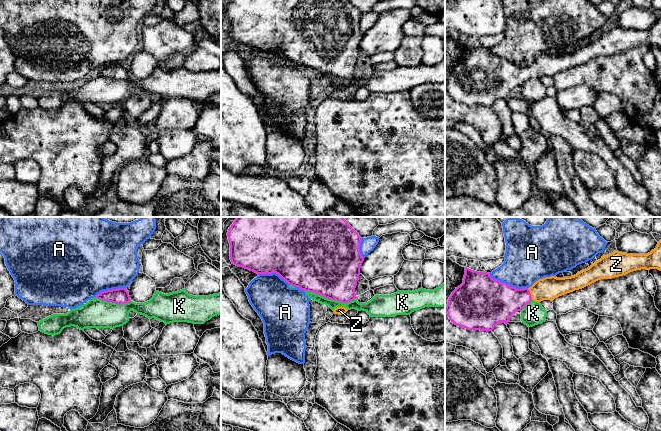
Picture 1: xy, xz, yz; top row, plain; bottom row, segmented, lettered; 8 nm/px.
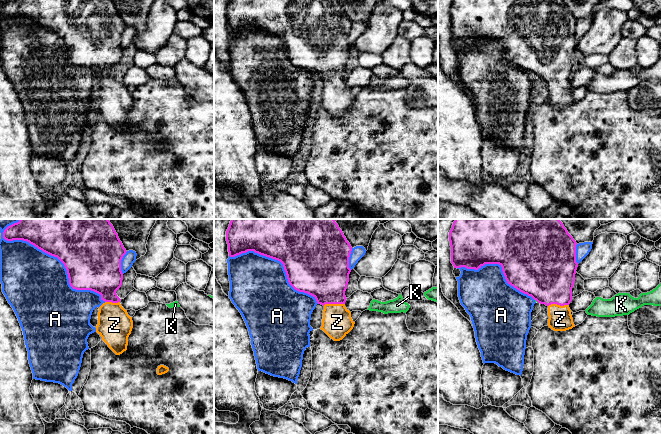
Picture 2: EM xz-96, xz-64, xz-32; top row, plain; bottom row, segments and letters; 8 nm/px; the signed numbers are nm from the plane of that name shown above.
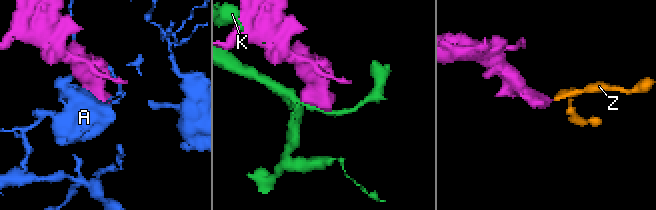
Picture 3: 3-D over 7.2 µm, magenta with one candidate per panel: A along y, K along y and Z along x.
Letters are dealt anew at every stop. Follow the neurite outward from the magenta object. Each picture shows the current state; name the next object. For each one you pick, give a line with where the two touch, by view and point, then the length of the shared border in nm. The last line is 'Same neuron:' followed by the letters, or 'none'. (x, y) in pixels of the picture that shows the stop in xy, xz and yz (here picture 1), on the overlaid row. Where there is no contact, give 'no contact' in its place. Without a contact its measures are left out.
Z: meets magenta in yz at (530, 294); contact 100 nm long
Same neuron: Z

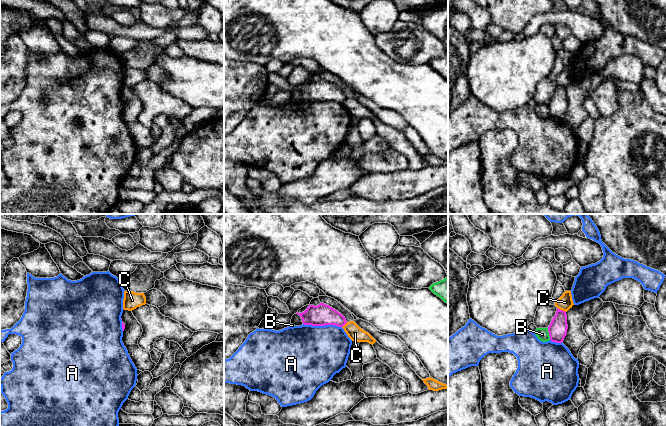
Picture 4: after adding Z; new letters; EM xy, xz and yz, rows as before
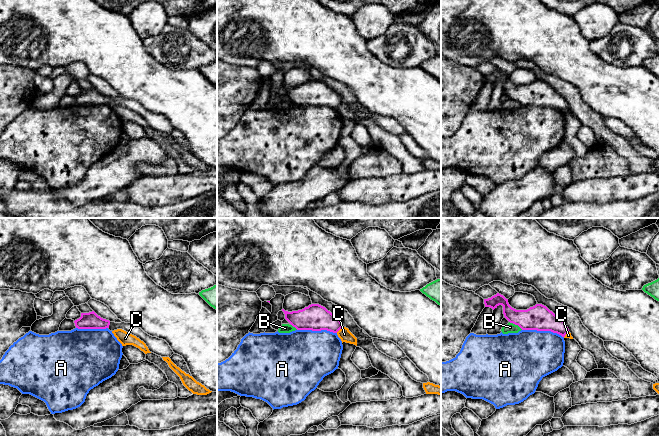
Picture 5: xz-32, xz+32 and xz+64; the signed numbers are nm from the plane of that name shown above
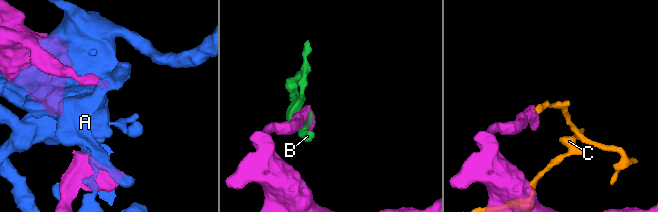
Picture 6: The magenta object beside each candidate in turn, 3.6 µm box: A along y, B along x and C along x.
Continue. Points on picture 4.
Same neuron: none

